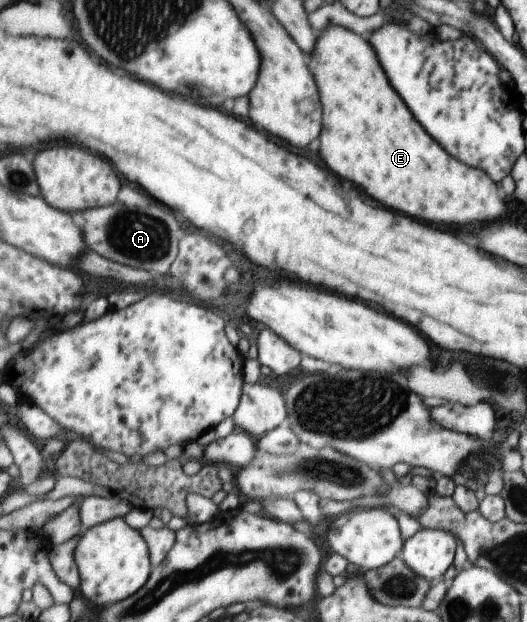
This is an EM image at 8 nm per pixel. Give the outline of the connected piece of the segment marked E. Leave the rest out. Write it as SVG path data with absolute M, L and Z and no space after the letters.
M328 24L317 32L319 40L312 56L316 80L320 80L320 100L324 100L324 136L320 136L320 156L334 174L360 186L368 196L386 208L428 220L432 224L490 224L500 220L508 206L498 194L498 186L478 168L470 168L452 158L428 132L414 120L402 98L390 86L380 68L375 48L366 36Z

